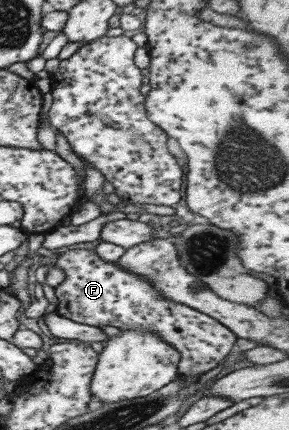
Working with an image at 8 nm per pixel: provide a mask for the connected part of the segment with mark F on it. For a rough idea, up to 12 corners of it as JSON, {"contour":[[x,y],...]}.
{"contour":[[95,251],[54,266],[56,315],[149,330],[181,388],[235,349],[231,330]]}

